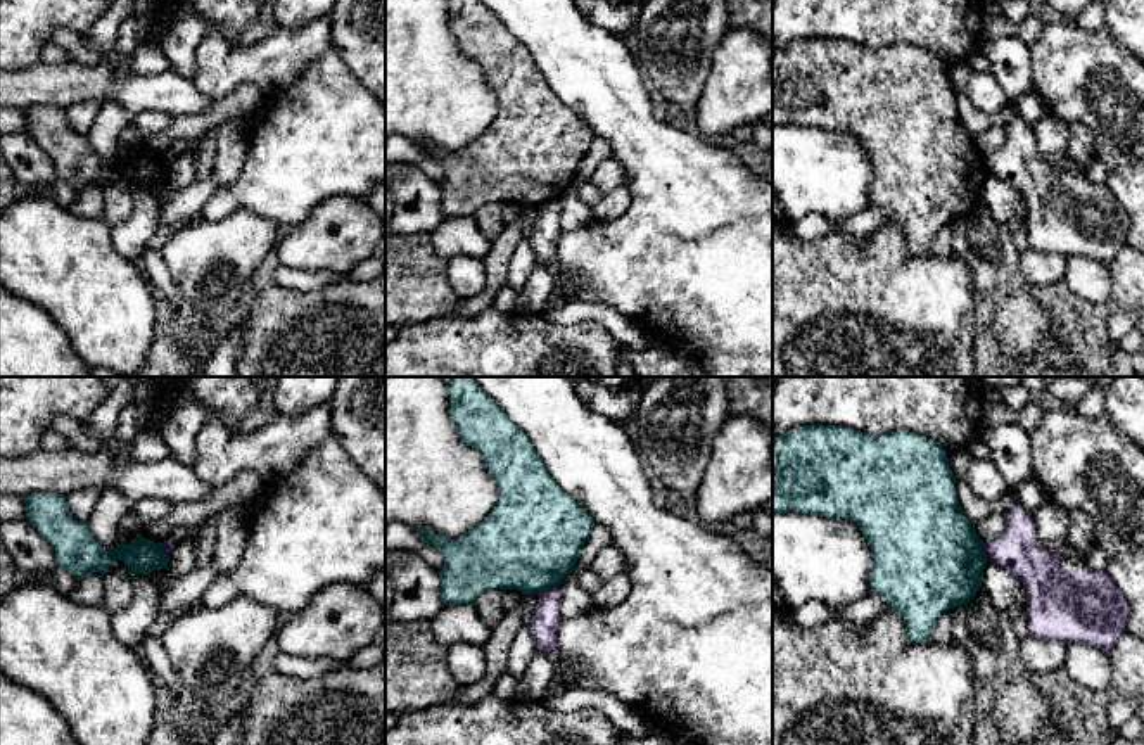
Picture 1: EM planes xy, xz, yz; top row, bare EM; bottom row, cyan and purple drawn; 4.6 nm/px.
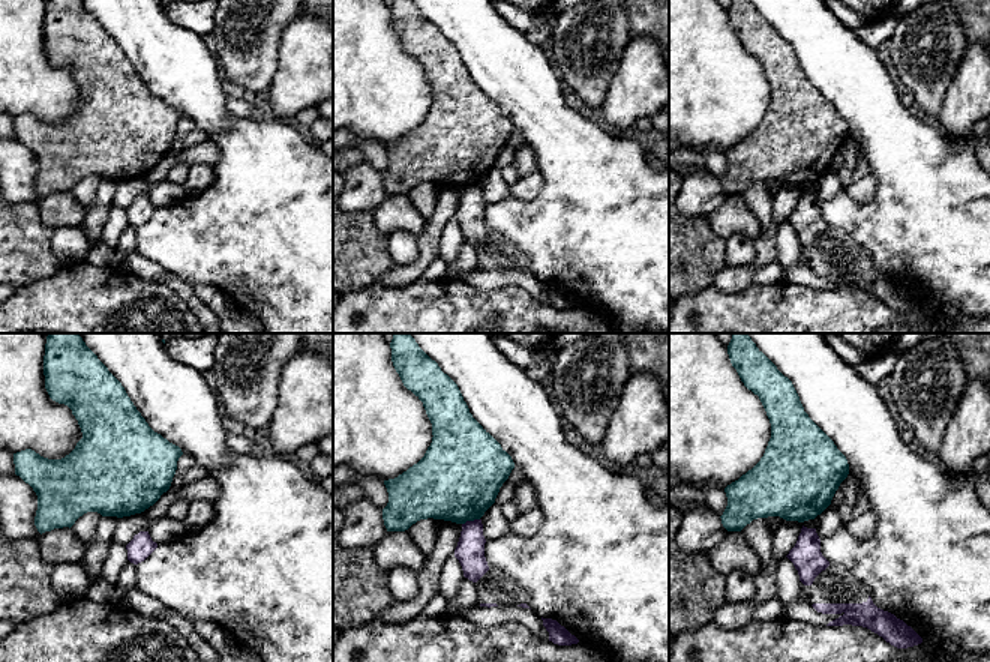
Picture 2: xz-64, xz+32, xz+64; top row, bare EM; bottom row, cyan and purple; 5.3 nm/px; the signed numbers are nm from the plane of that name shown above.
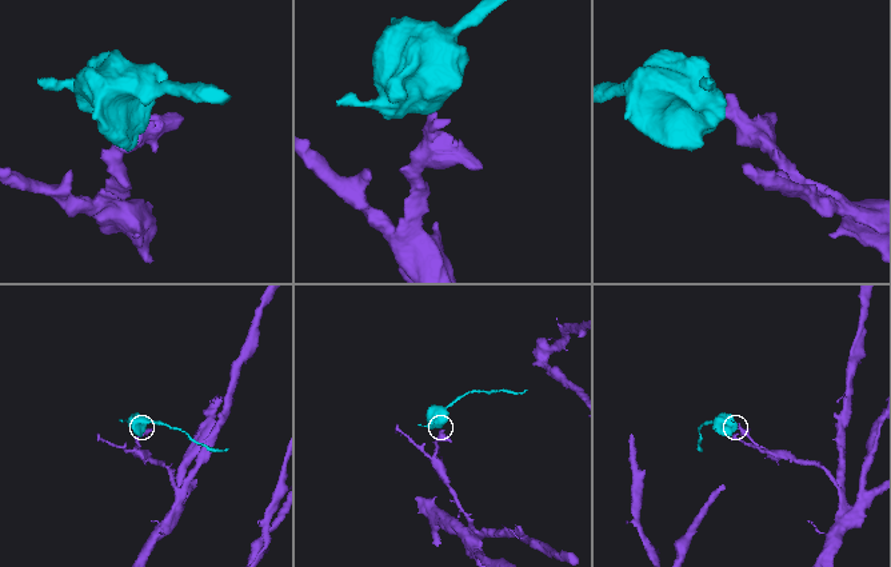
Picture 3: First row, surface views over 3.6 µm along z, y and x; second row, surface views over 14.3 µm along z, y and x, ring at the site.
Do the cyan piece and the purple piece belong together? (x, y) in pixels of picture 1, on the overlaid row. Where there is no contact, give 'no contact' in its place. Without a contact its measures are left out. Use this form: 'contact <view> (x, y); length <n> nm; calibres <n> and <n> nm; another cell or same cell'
contact xz (546, 588); length 110 nm; calibres 460 and 140 nm; another cell

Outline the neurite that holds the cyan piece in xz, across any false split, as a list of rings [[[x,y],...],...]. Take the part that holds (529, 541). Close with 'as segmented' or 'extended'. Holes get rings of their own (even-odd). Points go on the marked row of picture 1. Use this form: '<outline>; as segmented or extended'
[[[453,377],[448,384],[449,417],[460,439],[475,448],[498,486],[498,501],[489,515],[461,538],[444,538],[429,529],[416,536],[435,546],[444,567],[439,572],[444,605],[473,603],[487,589],[517,589],[537,595],[560,586],[574,570],[594,520],[548,474],[531,439],[517,427],[473,377]]]; as segmented

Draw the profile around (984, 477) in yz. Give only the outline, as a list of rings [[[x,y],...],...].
[[[973,458],[964,481],[985,501],[999,501],[1009,493],[1002,474],[992,460]]]

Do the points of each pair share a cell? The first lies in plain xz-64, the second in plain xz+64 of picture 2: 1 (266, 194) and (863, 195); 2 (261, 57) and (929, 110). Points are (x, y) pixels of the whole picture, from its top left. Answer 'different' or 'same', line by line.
1: different
2: same

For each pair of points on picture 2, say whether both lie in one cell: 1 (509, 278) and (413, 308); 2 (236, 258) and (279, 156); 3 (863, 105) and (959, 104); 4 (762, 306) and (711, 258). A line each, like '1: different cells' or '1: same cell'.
1: different cells
2: same cell
3: different cells
4: different cells

